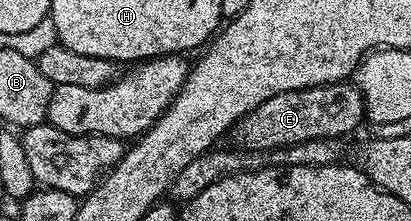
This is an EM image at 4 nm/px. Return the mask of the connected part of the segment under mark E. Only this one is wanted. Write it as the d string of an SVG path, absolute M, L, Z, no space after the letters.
M355 83L323 84L317 88L290 90L286 94L274 94L274 98L266 98L262 106L247 112L232 127L230 137L237 149L270 153L276 148L294 146L307 140L345 138L360 123L363 125L365 120L364 96Z

